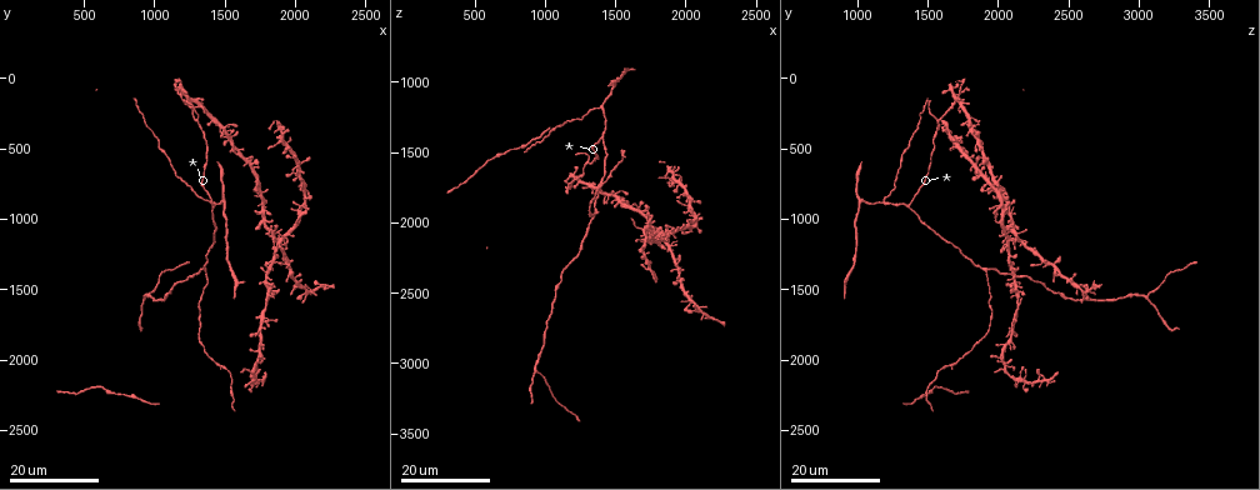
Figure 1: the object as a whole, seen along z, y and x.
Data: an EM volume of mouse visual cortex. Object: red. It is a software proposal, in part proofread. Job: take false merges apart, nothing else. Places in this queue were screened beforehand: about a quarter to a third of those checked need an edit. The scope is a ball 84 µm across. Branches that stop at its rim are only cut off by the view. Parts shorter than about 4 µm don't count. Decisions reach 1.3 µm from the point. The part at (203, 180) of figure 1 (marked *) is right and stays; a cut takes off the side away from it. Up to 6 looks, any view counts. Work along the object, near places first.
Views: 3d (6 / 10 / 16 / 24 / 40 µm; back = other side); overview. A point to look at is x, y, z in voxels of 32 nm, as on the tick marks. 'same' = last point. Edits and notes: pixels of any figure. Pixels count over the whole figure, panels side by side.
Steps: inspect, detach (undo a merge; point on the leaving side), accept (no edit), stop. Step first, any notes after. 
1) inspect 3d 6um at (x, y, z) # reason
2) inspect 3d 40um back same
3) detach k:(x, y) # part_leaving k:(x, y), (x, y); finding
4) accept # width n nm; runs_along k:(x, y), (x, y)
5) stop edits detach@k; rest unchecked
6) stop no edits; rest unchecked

inspect 3d 24um at (1400, 880, 1180) # three-way junction

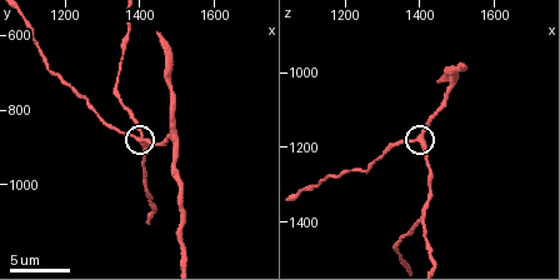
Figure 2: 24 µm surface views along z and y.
inspect 3d 6um at (1390, 870, 1180)

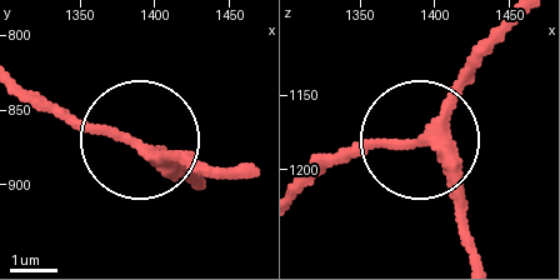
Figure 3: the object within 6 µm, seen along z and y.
accept # runs_along 3:(476, 253), (460, 181), (424, 134), (508, 30); one neuron here

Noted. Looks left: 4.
inspect 3d 10um at (1420, 900, 1350) # two arms in line, one across

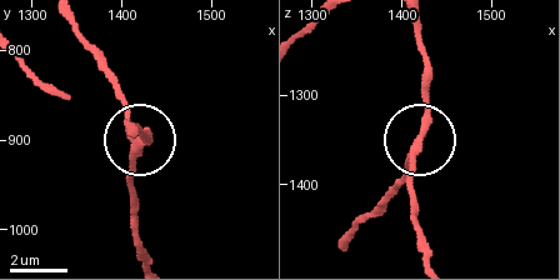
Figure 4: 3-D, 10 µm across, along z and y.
inspect 3d 6um at (1420, 910, 1355)

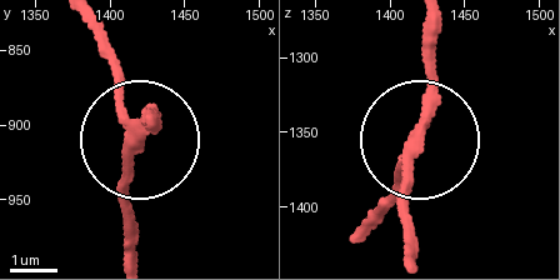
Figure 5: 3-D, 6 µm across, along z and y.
accept # runs_along 5:(88, 23), (128, 130), (144, 139), (151, 119); one neuron here

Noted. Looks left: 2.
inspect 3d 24um at (1240, 160, 1680) # two arms in line, one across

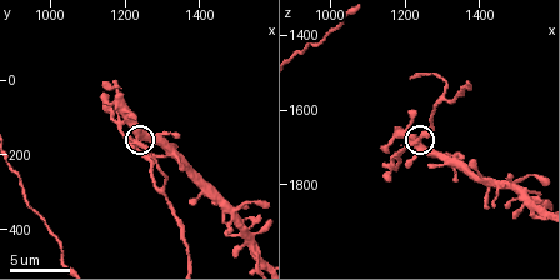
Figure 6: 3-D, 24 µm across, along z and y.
inspect 3d 10um at (1220, 170, 1680) # closer look

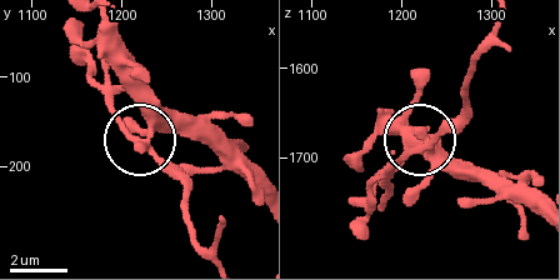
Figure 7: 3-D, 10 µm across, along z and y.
accept # width 230 nm; runs_along 7:(503, 46), (474, 68), (463, 111), (371, 188); continuous, no second neuron

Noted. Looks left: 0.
stop no edits; rest unchecked

